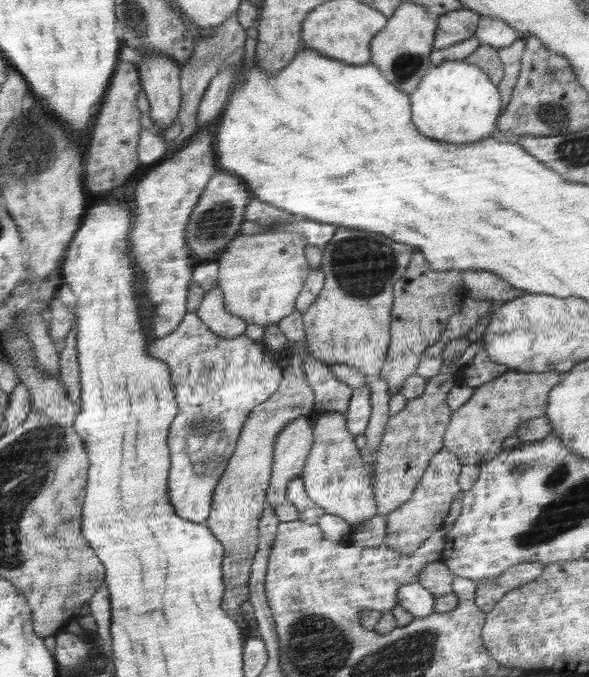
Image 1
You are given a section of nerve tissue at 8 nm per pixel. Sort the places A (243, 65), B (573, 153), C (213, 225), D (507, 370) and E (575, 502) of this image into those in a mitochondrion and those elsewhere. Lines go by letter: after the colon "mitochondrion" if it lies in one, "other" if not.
A: other
B: mitochondrion
C: mitochondrion
D: other
E: mitochondrion

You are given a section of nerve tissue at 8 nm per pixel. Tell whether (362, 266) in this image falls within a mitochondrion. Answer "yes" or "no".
yes

